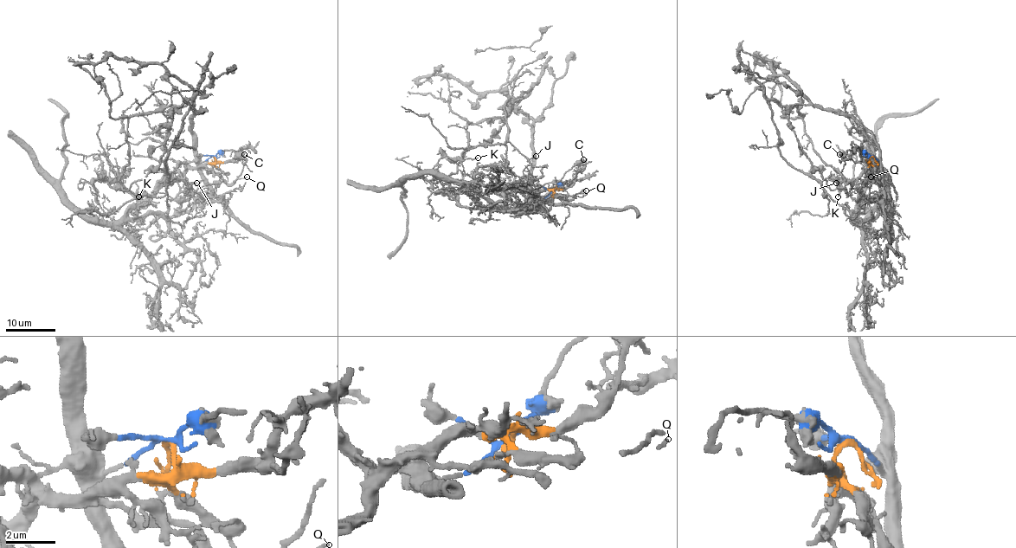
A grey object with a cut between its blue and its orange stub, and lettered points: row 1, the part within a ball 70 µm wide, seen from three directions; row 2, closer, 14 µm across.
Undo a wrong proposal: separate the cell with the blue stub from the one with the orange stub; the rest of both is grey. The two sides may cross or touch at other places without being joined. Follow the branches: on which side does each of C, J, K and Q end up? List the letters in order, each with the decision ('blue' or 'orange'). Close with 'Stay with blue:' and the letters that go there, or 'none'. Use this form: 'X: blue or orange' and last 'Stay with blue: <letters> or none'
C: blue
J: blue
K: blue
Q: orange
Stay with blue: C, J, K

